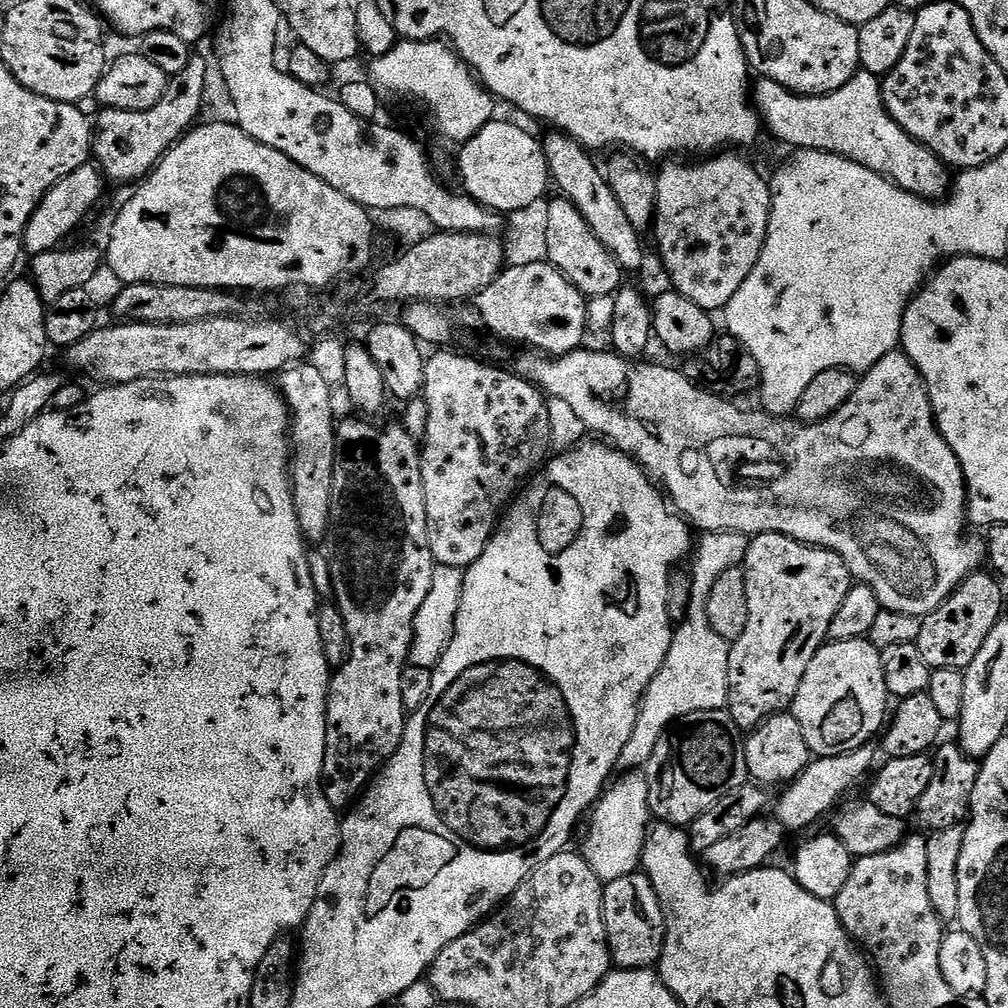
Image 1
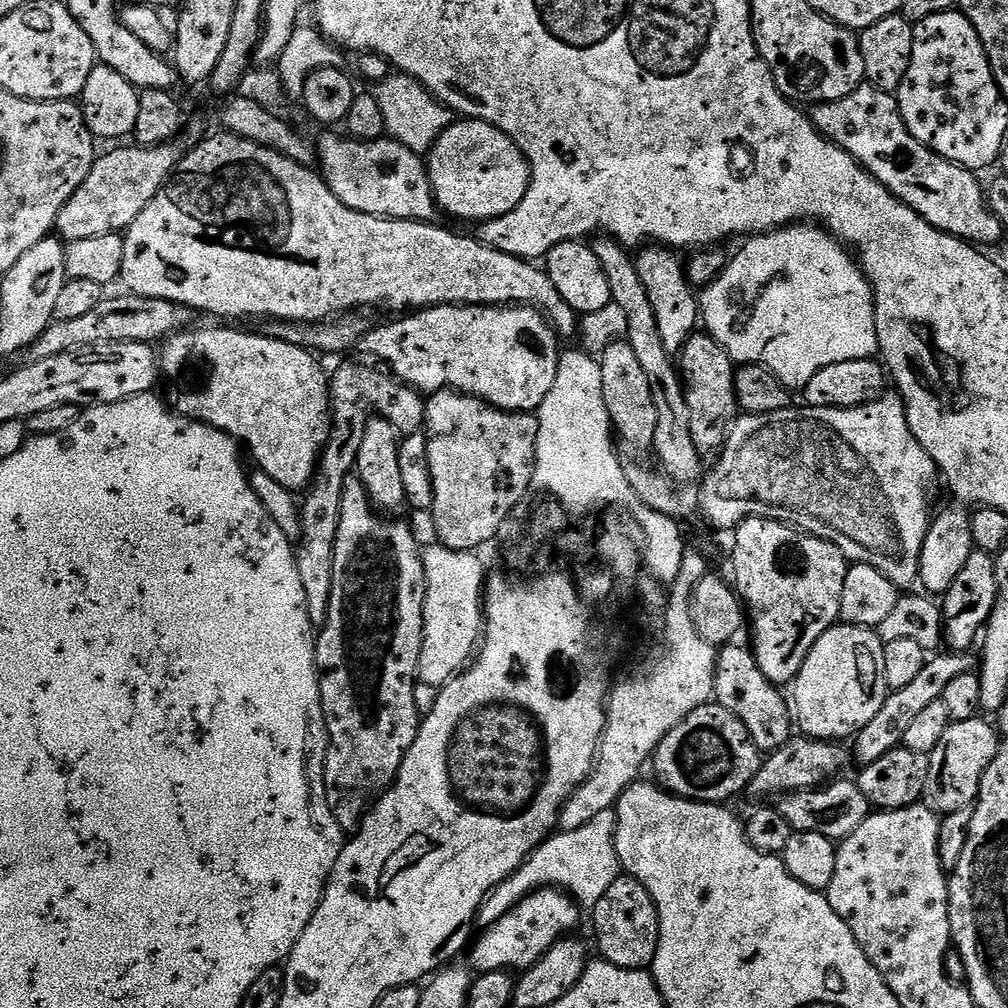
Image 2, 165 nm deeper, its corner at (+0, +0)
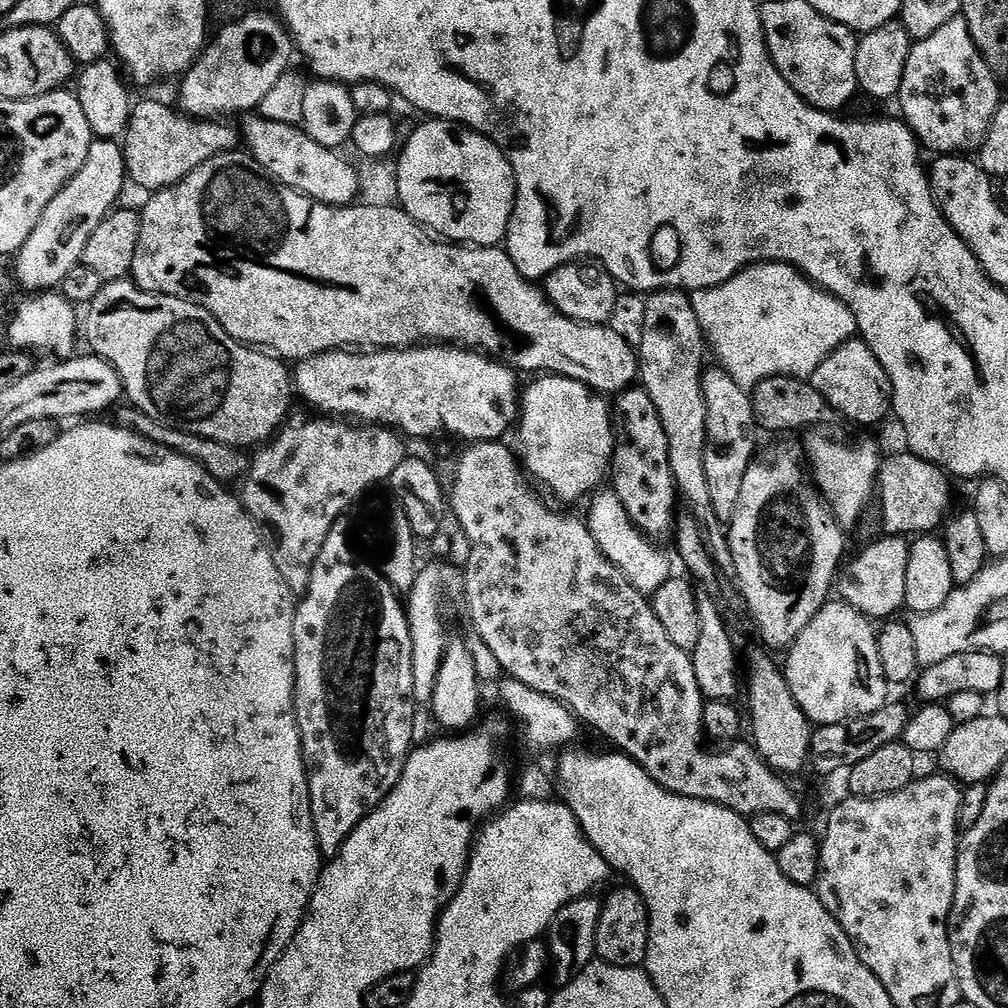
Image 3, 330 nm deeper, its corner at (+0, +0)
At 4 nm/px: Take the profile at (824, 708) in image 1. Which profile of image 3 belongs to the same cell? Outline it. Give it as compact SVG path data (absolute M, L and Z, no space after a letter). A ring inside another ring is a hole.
M829 602L824 605L822 611L812 619L810 626L802 630L802 634L796 639L787 653L788 664L783 665L784 676L790 682L790 690L802 706L805 714L812 719L813 725L833 724L843 720L855 720L857 716L865 716L871 712L877 712L889 703L890 685L882 674L882 658L878 658L878 635L873 621L864 616L854 606L843 602Z

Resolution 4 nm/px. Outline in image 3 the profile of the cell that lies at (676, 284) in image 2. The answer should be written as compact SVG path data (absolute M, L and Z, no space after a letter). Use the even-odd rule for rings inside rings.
M654 292L651 293L645 302L646 320L645 329L642 333L642 342L638 347L638 359L640 362L639 383L646 390L646 394L650 394L650 402L654 402L654 406L658 409L658 418L662 418L662 430L666 430L666 446L670 446L670 470L674 474L674 482L676 483L676 491L679 499L689 504L691 515L695 516L696 521L704 530L704 540L708 544L708 551L712 554L712 559L716 562L716 567L721 573L731 573L735 569L734 558L730 550L730 542L728 541L728 528L725 521L718 518L718 514L714 514L714 501L710 498L710 485L706 483L706 446L708 445L708 427L706 426L706 398L702 394L702 378L706 371L706 363L704 364L704 348L706 352L706 337L702 326L698 322L698 314L694 314L694 306L692 305L691 295L687 292Z

